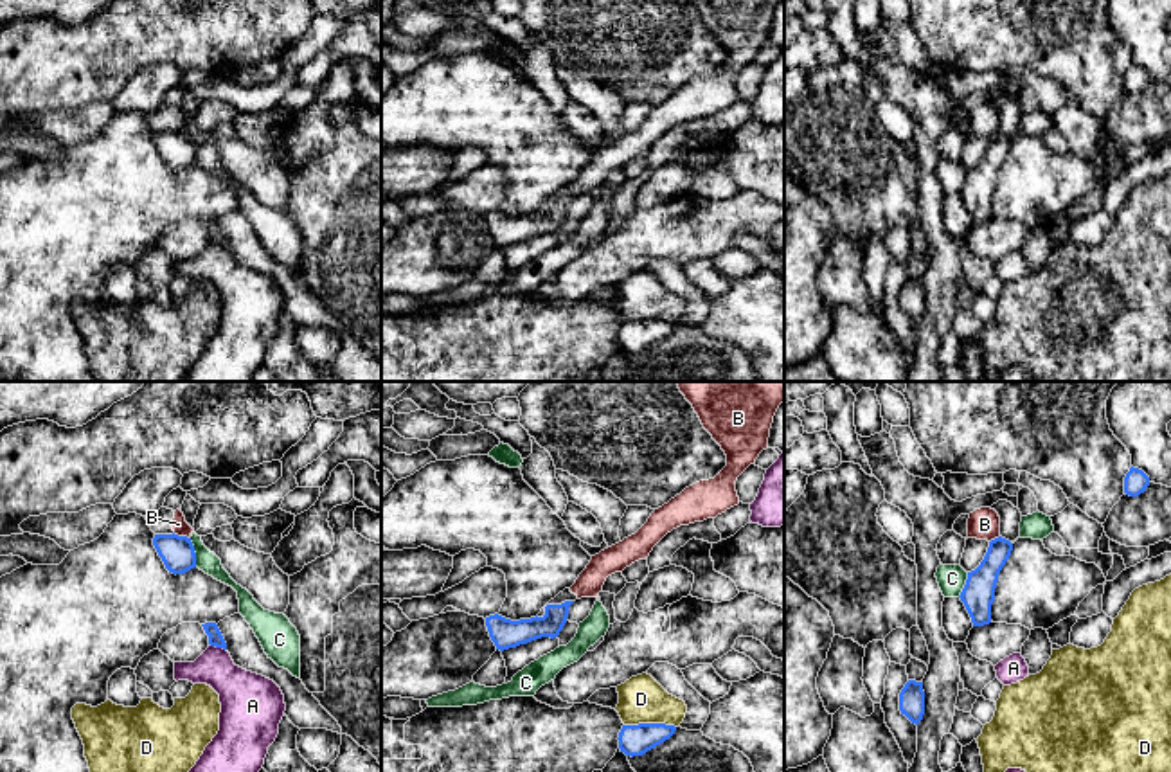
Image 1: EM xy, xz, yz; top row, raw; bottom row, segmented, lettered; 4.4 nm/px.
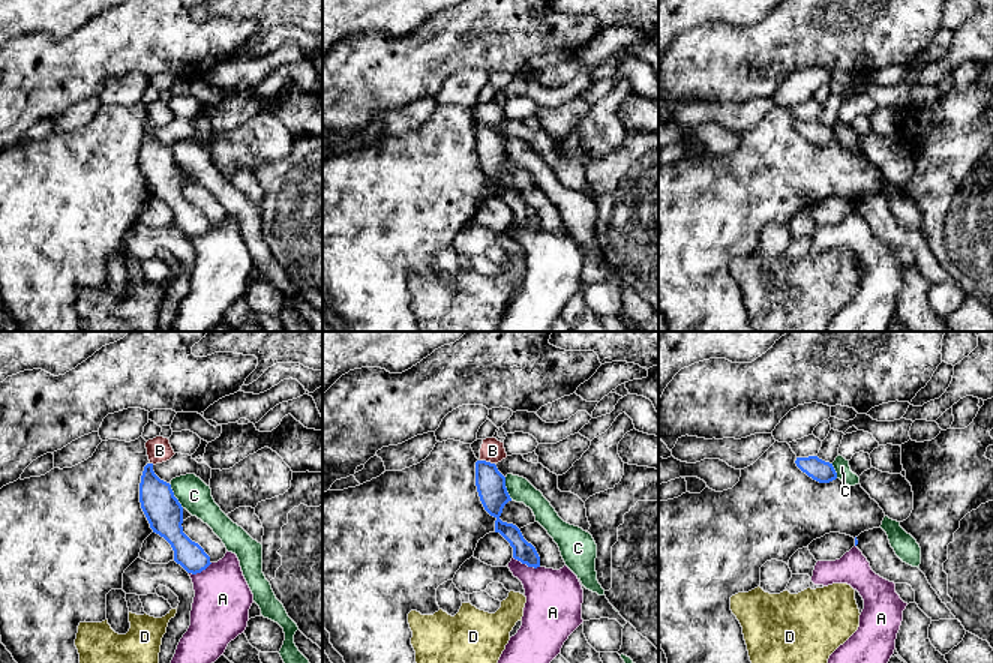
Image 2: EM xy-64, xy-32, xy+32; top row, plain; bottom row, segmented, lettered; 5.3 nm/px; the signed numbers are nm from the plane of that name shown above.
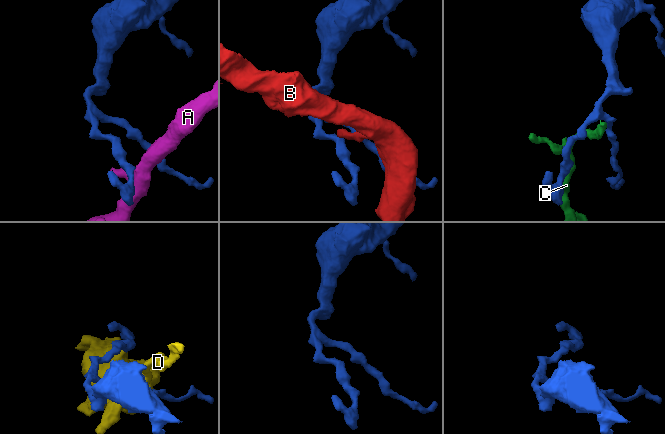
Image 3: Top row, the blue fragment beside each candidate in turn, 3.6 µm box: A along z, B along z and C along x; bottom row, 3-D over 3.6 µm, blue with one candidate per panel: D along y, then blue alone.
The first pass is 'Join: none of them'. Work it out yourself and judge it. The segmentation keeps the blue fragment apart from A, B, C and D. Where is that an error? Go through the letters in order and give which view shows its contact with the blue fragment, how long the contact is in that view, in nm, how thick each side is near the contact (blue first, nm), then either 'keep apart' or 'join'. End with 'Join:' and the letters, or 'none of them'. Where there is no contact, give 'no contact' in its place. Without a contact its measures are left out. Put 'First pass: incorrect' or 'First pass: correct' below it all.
A: contact in xy; length 90 nm; calibres 70 and 220 nm; keep apart
B: contact in xy; length 80 nm; calibres 150 and 70 nm; keep apart
C: contact in xy; length 130 nm; calibres 150 and 90 nm; keep apart
D: contact in xz; length 240 nm; calibres 140 and 200 nm; keep apart
Join: none of them
First pass: correct

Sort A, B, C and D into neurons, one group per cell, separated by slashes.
A / B / C / D

